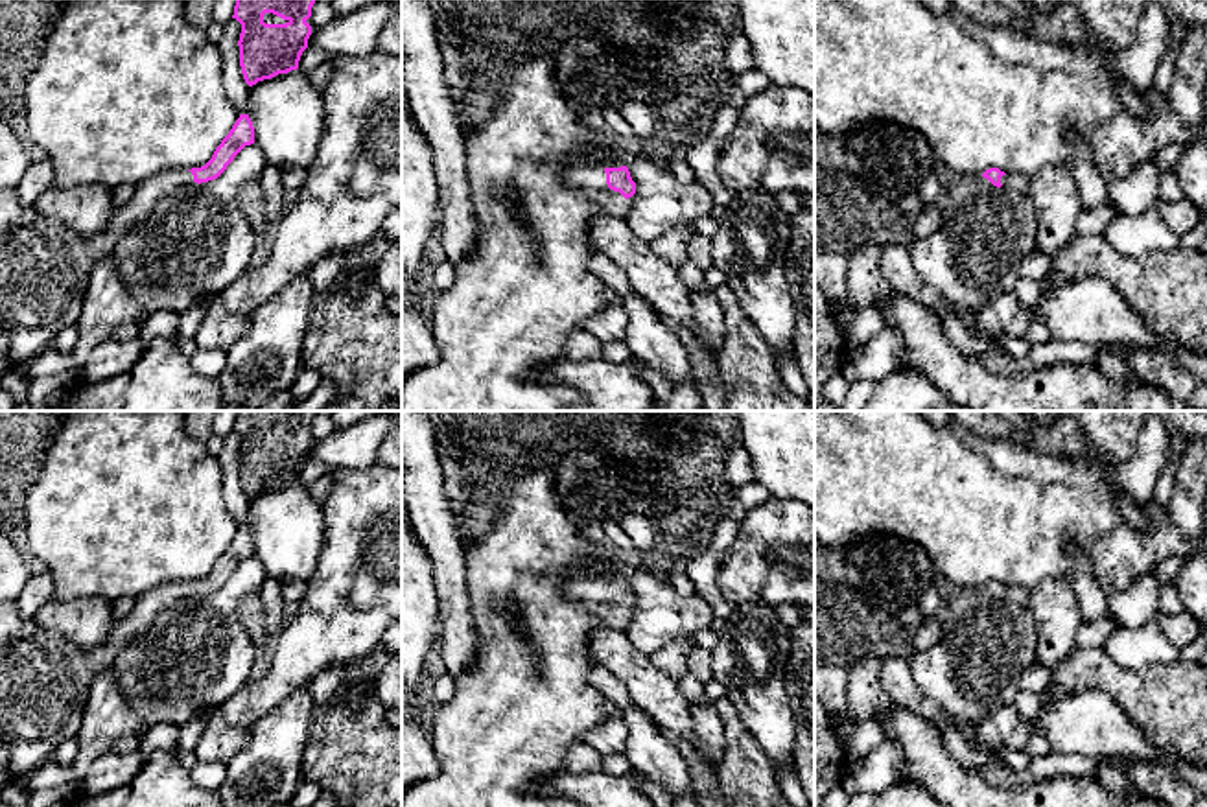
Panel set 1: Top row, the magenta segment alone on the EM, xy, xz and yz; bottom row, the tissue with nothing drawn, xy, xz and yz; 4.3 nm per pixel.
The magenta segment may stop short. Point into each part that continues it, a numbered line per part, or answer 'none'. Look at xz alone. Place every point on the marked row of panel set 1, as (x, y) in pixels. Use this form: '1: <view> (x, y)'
1: xz (592, 181)

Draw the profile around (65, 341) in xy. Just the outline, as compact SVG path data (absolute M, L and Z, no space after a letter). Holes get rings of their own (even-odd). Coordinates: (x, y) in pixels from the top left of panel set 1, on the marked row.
M70 324L70 326L63 328L57 333L57 337L53 341L53 348L59 350L59 352L63 352L63 354L68 354L76 346L77 337L79 337L77 326Z

